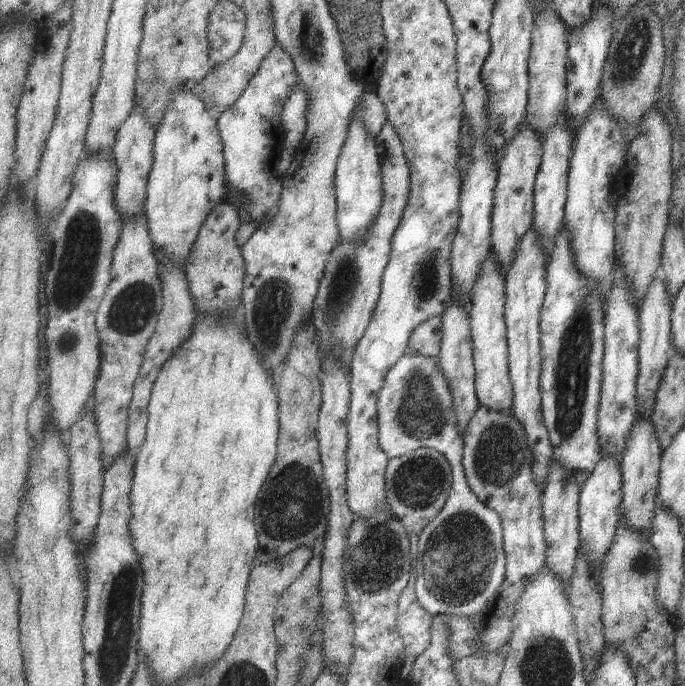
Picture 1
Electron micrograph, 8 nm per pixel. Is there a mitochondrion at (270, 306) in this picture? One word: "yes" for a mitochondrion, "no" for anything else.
yes

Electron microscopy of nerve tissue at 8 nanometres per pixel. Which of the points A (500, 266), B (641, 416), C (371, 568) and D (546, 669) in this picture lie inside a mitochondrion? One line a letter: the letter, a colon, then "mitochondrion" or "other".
A: other
B: other
C: mitochondrion
D: mitochondrion

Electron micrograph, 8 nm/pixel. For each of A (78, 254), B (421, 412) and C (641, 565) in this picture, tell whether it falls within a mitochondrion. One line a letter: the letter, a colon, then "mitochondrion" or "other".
A: mitochondrion
B: mitochondrion
C: mitochondrion

